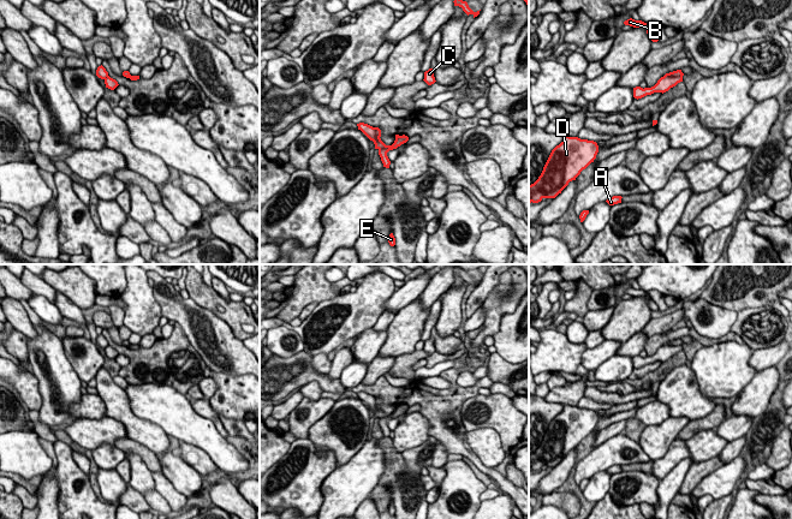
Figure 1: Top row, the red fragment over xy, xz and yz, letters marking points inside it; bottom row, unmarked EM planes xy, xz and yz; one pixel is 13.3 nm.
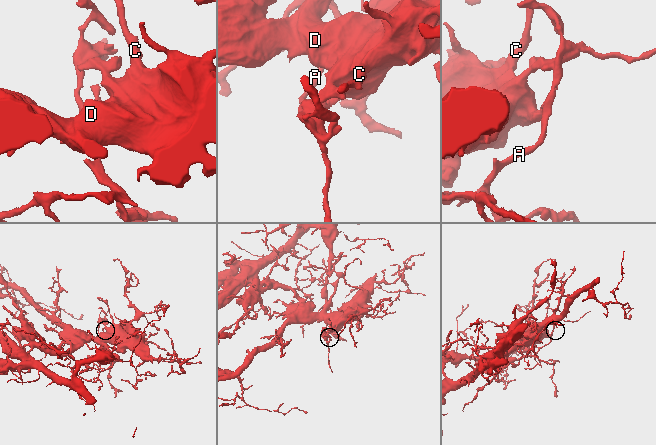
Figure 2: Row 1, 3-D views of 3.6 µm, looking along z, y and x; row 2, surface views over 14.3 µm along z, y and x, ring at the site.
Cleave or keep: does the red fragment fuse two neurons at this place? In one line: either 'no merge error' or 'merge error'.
merge error

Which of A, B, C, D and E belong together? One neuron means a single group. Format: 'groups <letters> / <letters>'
groups A B E / C D

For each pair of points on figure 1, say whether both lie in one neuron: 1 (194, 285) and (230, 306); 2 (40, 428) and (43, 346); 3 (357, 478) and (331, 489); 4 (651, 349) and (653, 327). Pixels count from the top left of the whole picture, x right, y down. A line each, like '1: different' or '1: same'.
1: same
2: different
3: same
4: different

